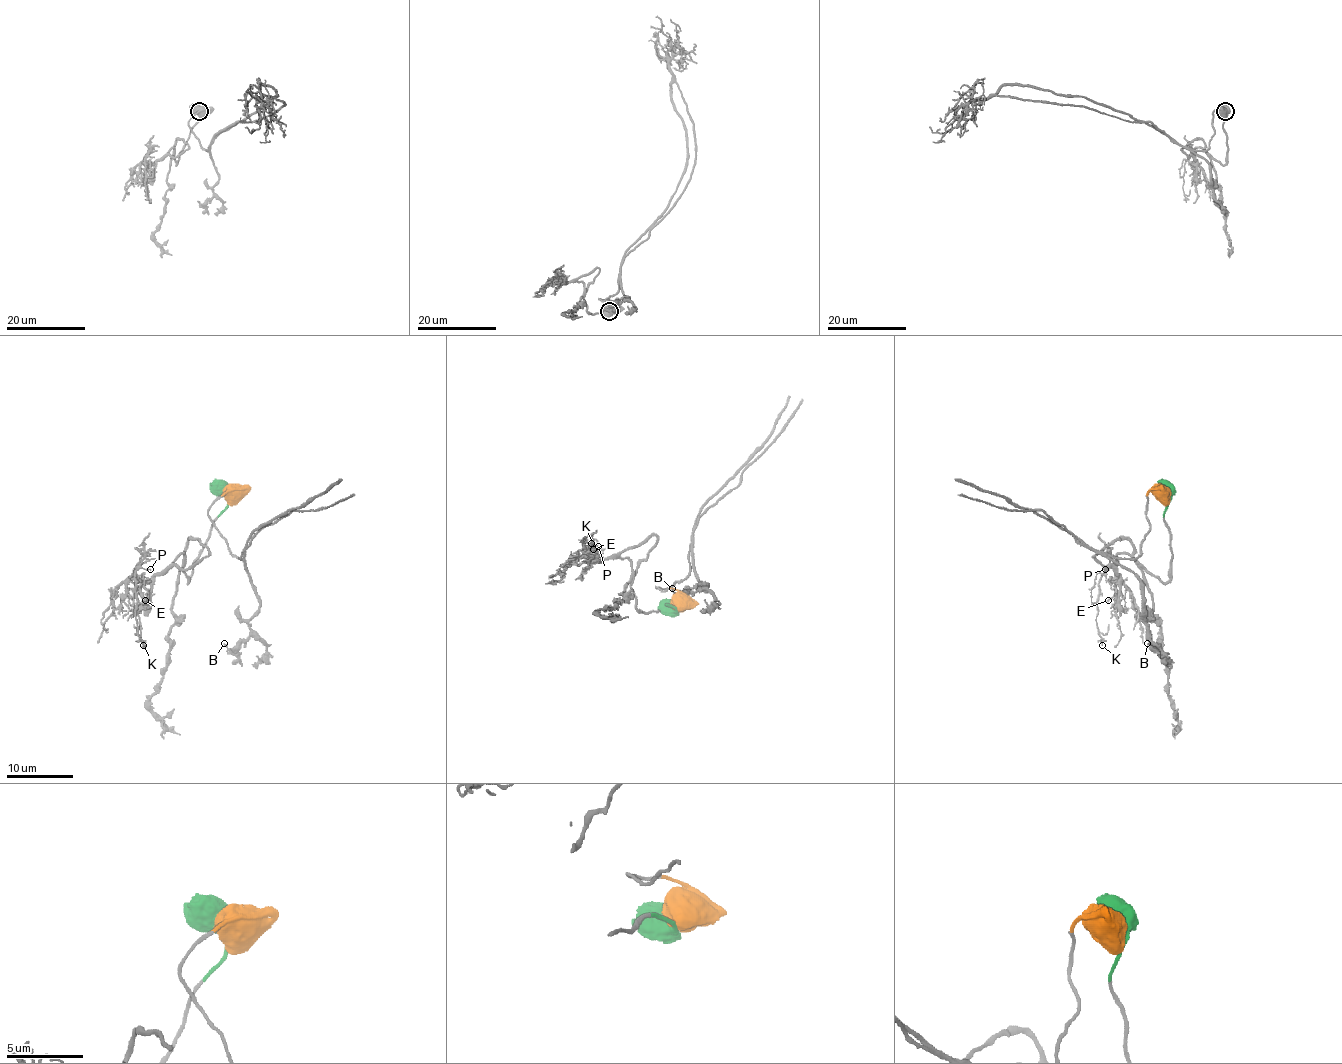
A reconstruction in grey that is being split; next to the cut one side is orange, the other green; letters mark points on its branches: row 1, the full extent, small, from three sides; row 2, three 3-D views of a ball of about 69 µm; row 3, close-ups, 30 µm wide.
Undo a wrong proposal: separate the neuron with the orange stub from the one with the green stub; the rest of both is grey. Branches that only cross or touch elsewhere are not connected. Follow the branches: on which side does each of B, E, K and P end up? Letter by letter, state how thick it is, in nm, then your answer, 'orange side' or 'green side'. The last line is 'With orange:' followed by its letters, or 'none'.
B: 130 nm | orange side
E: 150 nm | green side
K: 80 nm | green side
P: 110 nm | green side
With orange: B

